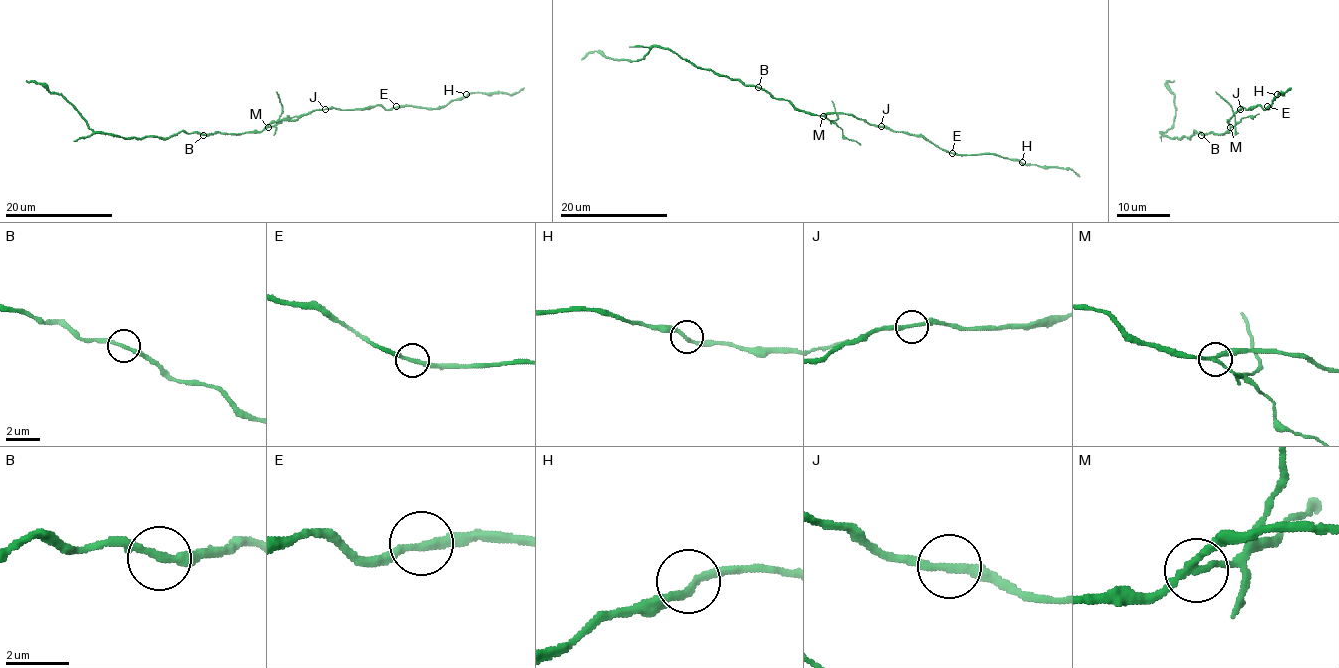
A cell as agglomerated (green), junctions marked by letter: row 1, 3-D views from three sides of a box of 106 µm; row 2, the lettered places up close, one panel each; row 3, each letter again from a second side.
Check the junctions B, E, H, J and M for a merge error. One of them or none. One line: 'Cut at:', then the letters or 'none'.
Cut at: M

